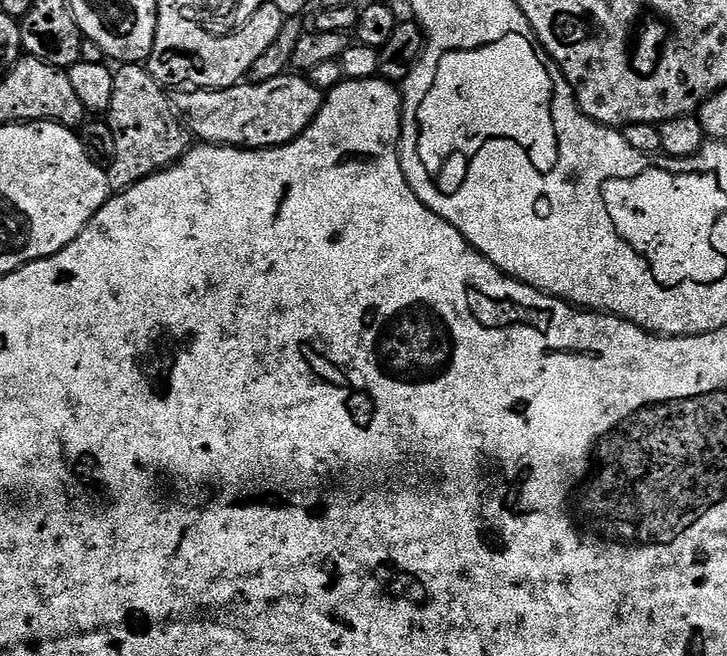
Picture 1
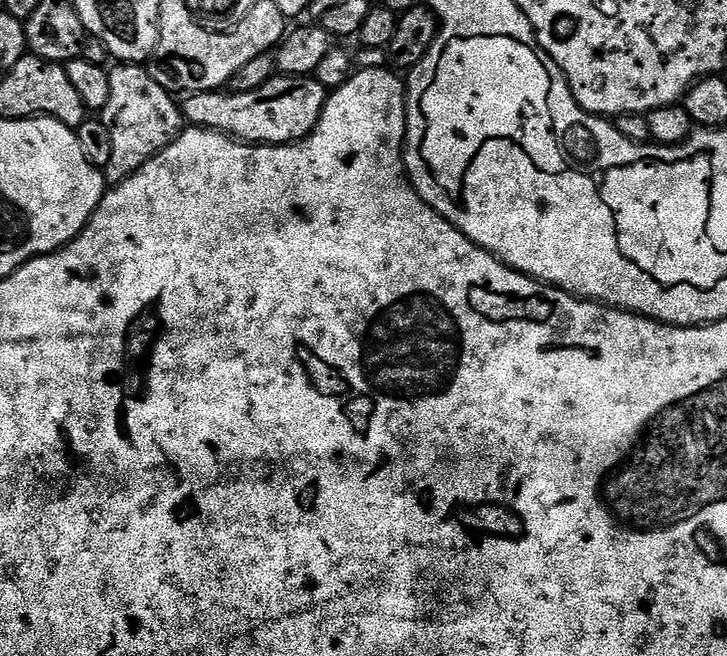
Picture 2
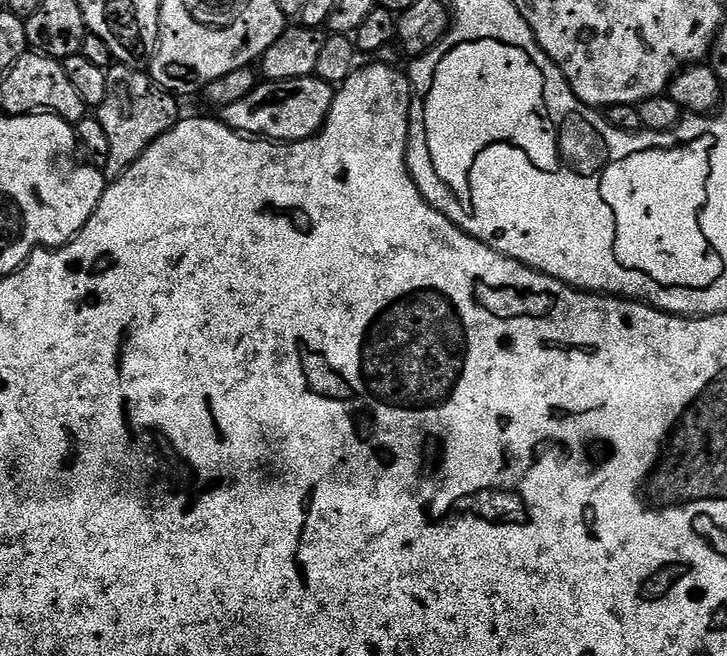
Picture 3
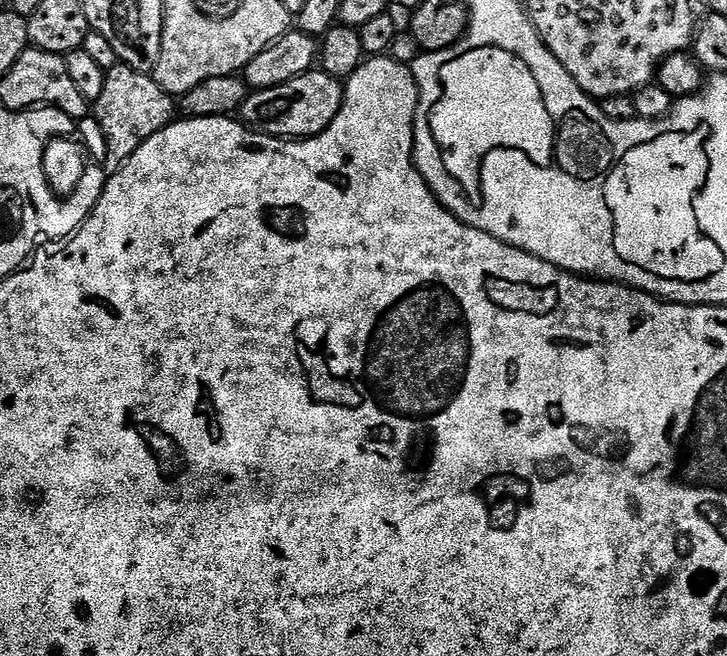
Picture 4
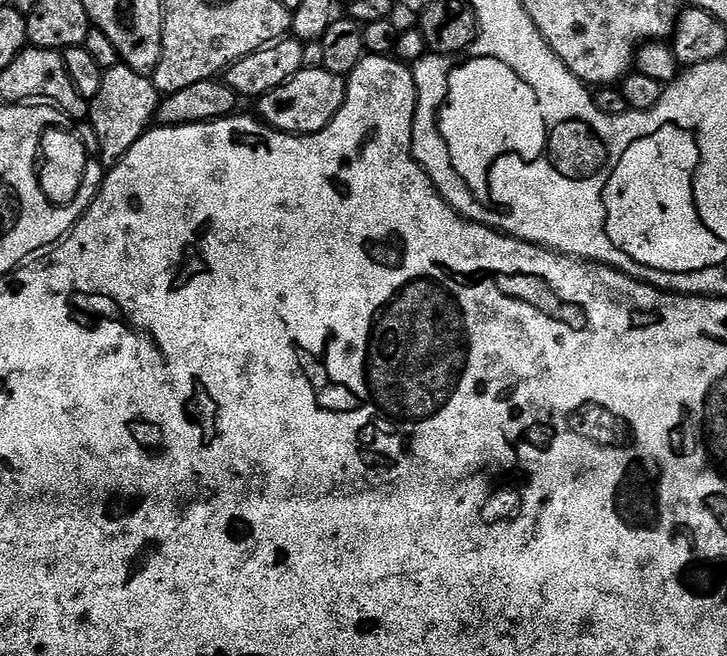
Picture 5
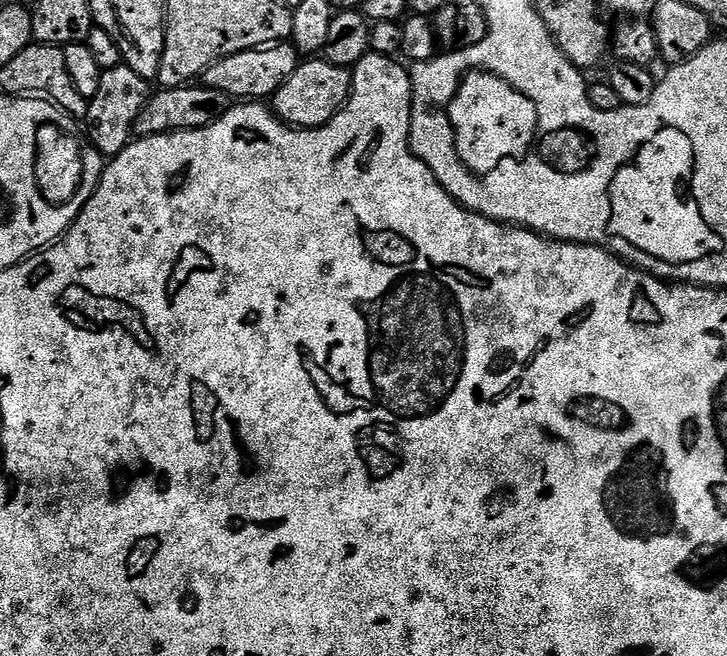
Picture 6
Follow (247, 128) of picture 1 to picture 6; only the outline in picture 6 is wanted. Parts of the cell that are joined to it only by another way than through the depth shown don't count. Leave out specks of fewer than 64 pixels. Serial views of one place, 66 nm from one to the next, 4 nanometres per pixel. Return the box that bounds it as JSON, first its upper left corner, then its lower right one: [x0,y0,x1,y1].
[270,58,352,128]

